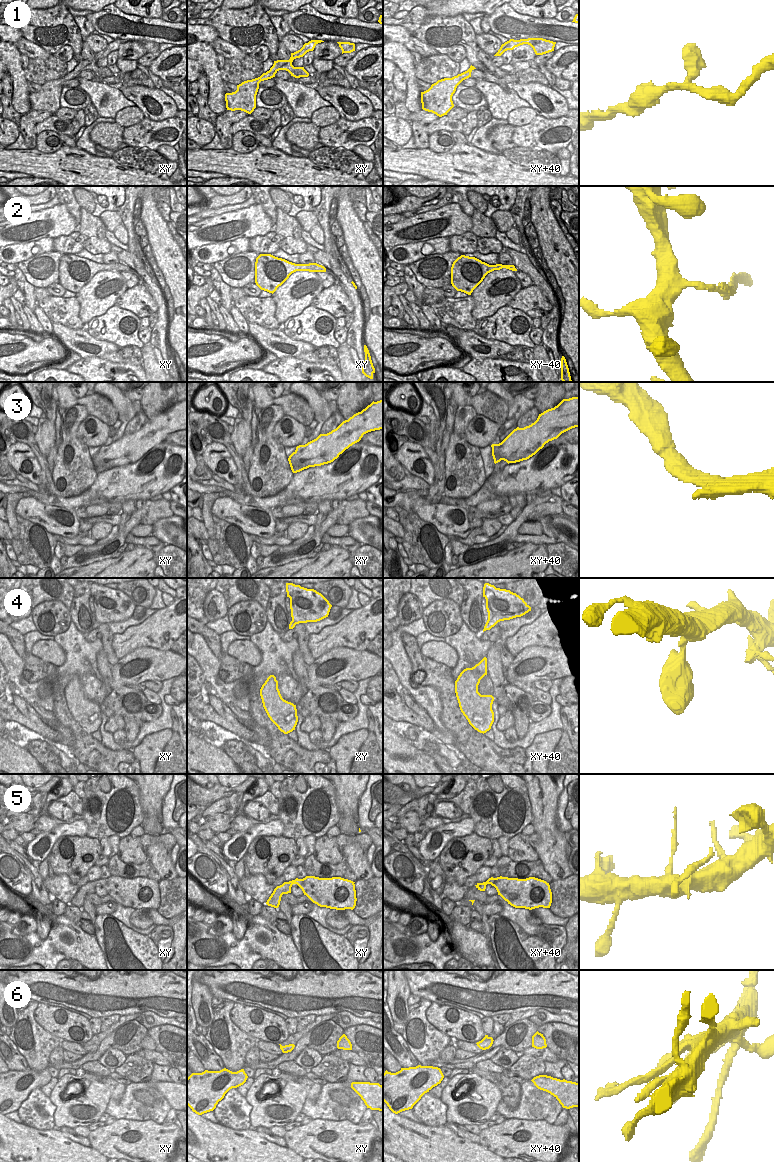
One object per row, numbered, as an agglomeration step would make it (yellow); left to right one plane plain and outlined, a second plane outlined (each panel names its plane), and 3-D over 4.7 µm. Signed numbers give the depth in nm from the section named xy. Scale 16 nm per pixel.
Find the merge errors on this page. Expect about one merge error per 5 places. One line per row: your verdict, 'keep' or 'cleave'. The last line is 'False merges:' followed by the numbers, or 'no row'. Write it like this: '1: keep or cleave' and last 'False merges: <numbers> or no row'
1: keep
2: cleave
3: keep
4: keep
5: keep
6: keep
False merges: 2

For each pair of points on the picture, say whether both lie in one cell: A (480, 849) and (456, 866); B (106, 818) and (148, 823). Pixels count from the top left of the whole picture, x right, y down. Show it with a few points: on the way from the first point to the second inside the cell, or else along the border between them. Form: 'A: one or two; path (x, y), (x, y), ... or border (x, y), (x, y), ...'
A: one; path (474, 850), (462, 860)
B: two; border (139, 799), (144, 814), (144, 819), (140, 825)

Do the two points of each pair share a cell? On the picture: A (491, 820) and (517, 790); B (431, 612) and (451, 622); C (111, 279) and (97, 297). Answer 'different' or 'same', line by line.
A: same
B: same
C: same

